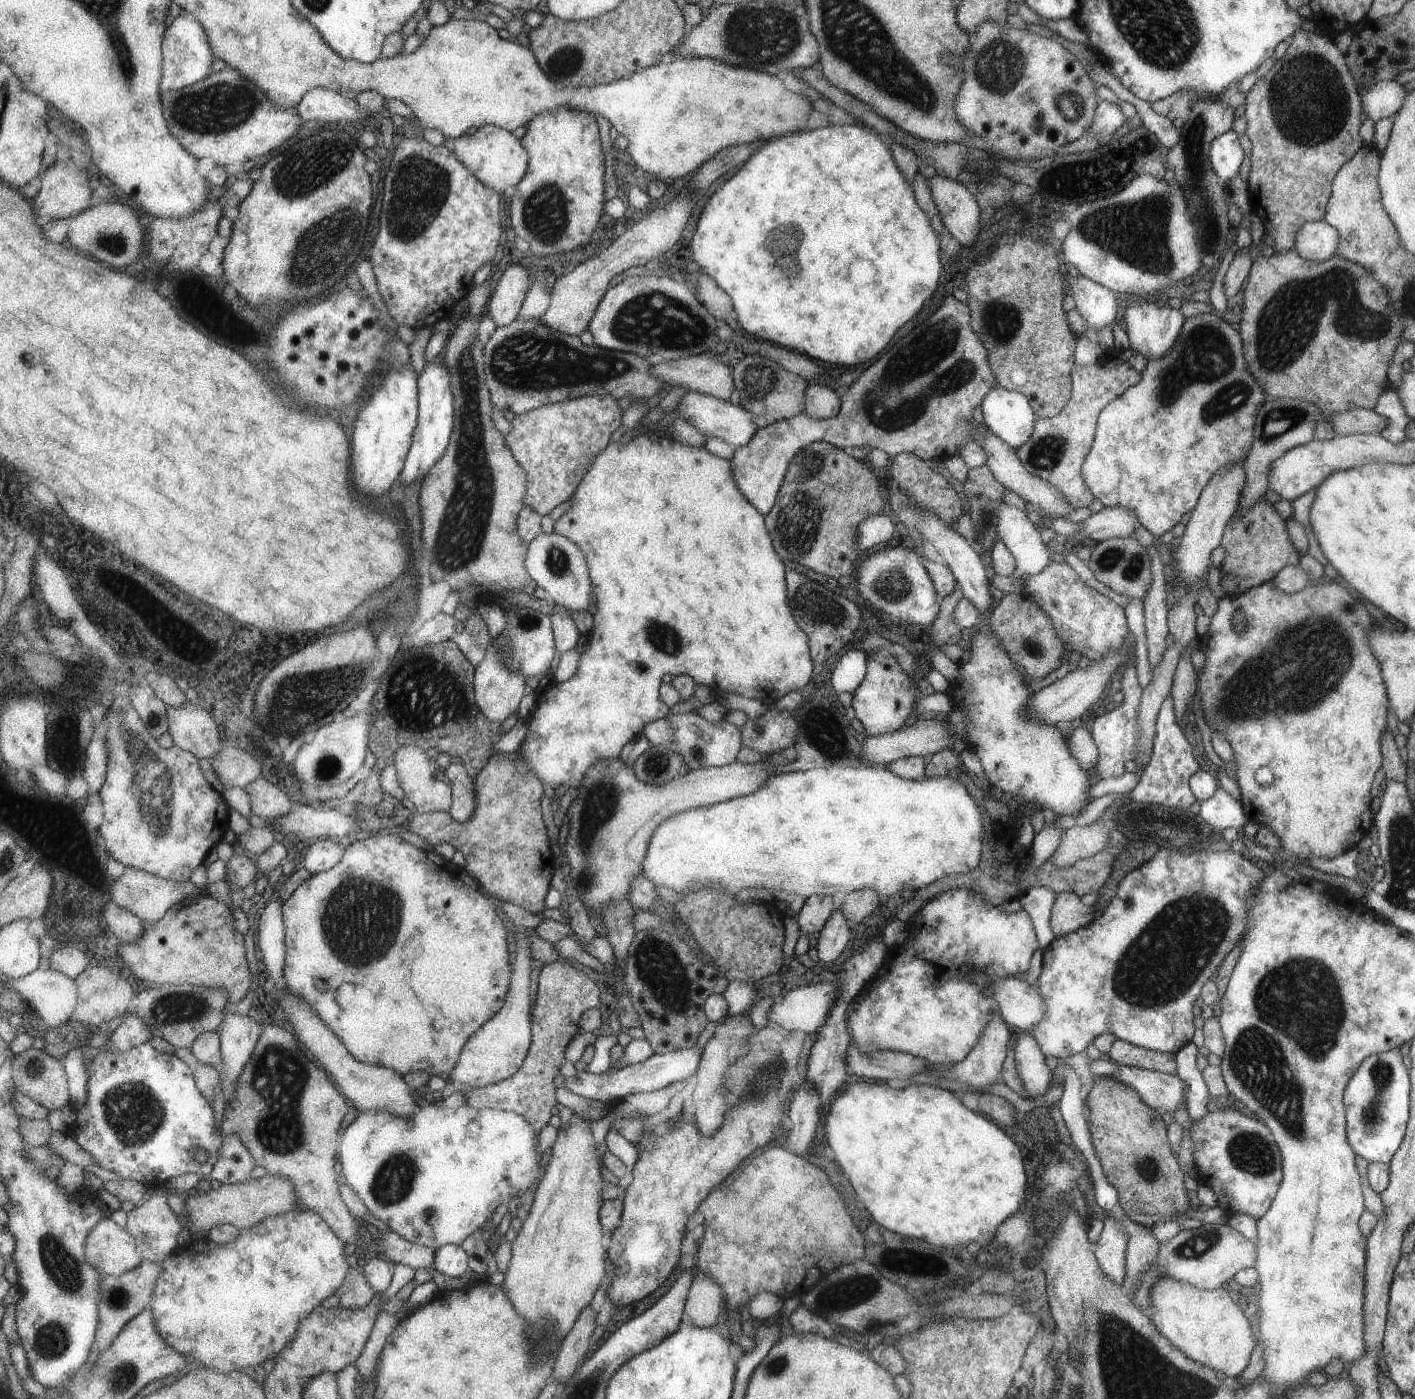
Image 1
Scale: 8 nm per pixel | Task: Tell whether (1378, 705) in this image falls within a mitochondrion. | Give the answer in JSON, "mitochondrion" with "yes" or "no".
{"mitochondrion":"no"}

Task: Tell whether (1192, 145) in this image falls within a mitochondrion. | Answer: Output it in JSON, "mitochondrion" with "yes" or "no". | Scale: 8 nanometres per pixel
{"mitochondrion":"yes"}

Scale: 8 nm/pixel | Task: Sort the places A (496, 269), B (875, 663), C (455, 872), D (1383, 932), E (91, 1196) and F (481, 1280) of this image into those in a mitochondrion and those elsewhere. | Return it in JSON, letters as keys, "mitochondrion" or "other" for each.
{"A":"other","B":"other","C":"other","D":"other","E":"other","F":"other"}

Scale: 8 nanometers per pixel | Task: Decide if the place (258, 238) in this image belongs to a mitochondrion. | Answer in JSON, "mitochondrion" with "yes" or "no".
{"mitochondrion":"no"}

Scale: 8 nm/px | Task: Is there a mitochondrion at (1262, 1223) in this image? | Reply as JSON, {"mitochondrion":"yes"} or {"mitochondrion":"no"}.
{"mitochondrion":"no"}

